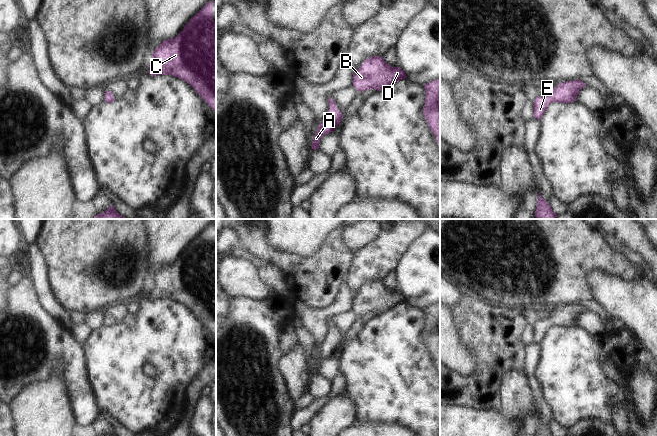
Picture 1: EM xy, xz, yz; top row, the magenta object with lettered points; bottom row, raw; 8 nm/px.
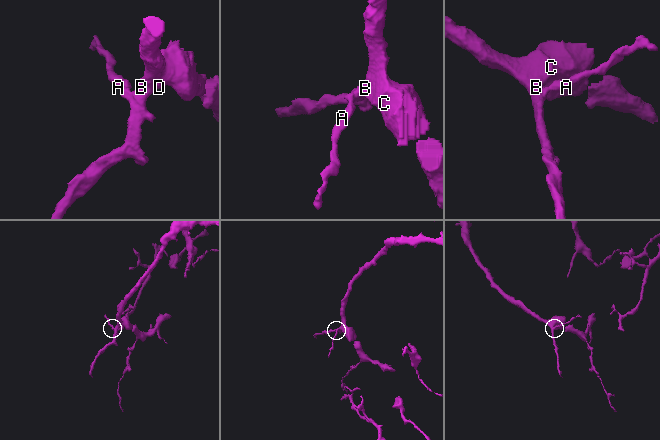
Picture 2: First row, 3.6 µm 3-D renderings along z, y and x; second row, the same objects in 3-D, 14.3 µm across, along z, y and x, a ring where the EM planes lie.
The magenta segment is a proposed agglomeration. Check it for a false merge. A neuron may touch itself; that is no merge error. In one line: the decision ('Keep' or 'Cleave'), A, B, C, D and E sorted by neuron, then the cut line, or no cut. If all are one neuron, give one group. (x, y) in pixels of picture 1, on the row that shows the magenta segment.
Keep. Groups: A B C D E. No split

